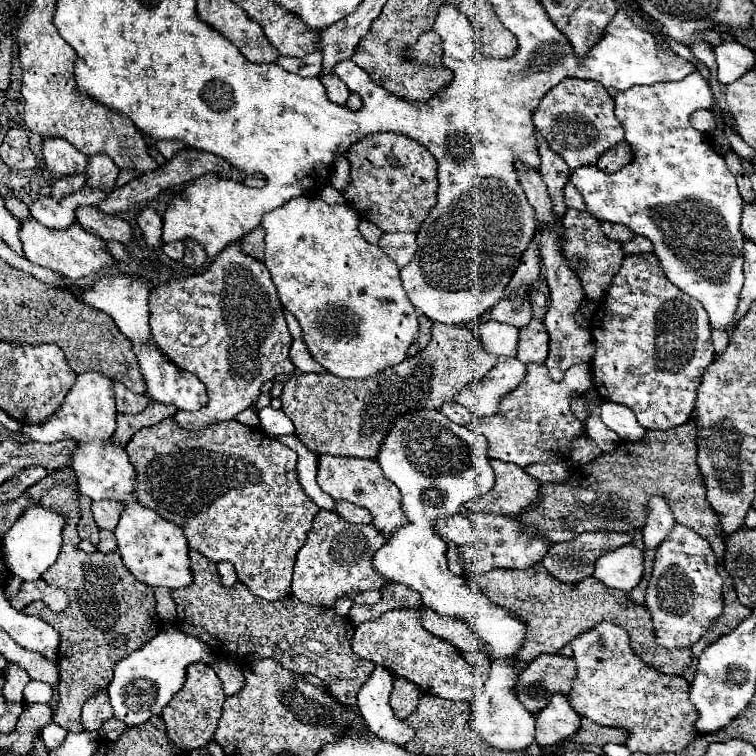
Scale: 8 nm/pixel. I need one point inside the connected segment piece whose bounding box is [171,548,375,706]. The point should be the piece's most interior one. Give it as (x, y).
(237, 625)

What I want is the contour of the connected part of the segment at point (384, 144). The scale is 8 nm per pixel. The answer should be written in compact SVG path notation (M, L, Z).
M391 132L369 134L349 150L351 162L351 184L345 188L345 200L351 204L361 218L377 224L383 232L417 232L427 218L429 210L437 204L437 160L419 142Z

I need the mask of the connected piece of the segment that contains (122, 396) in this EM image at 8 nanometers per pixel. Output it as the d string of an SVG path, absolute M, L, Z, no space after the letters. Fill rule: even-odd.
M115 384L115 400L117 400L117 410L121 414L139 414L149 404L149 398L145 394L135 394L123 384Z

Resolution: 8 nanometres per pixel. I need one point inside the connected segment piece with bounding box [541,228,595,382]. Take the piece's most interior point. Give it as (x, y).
(570, 344)

